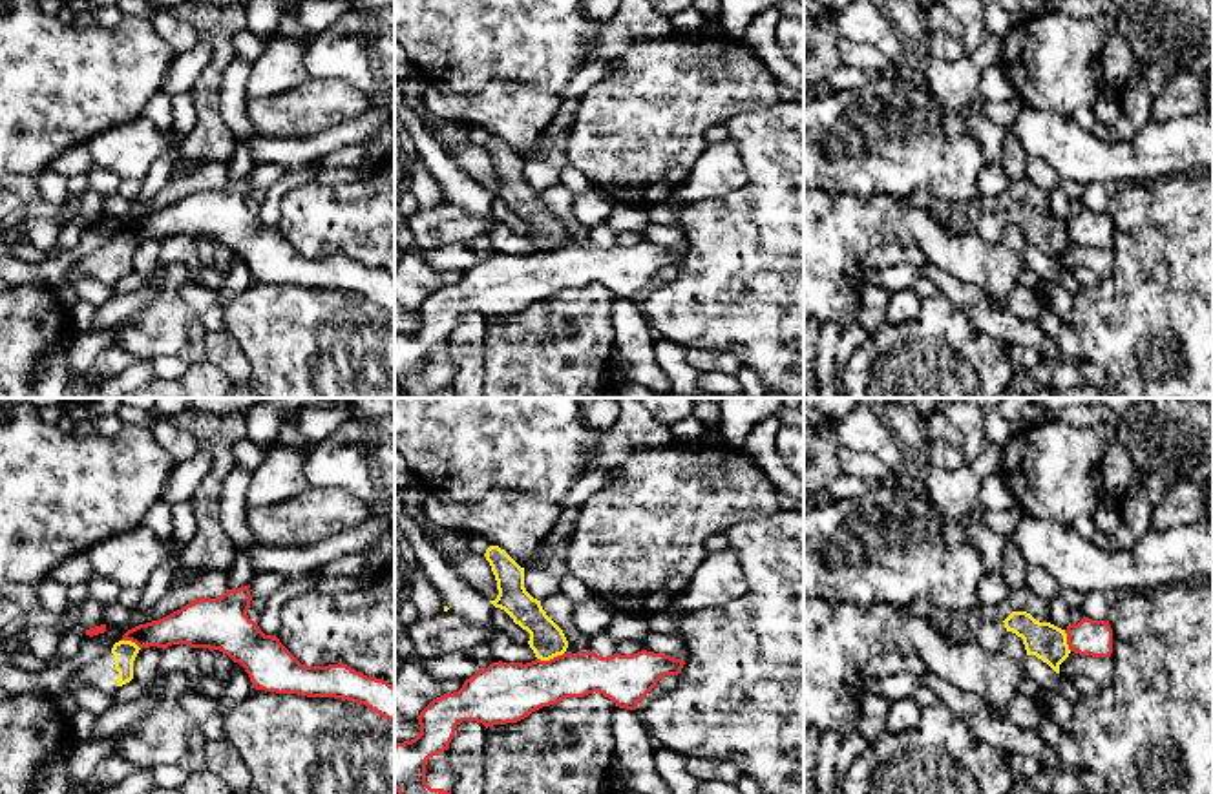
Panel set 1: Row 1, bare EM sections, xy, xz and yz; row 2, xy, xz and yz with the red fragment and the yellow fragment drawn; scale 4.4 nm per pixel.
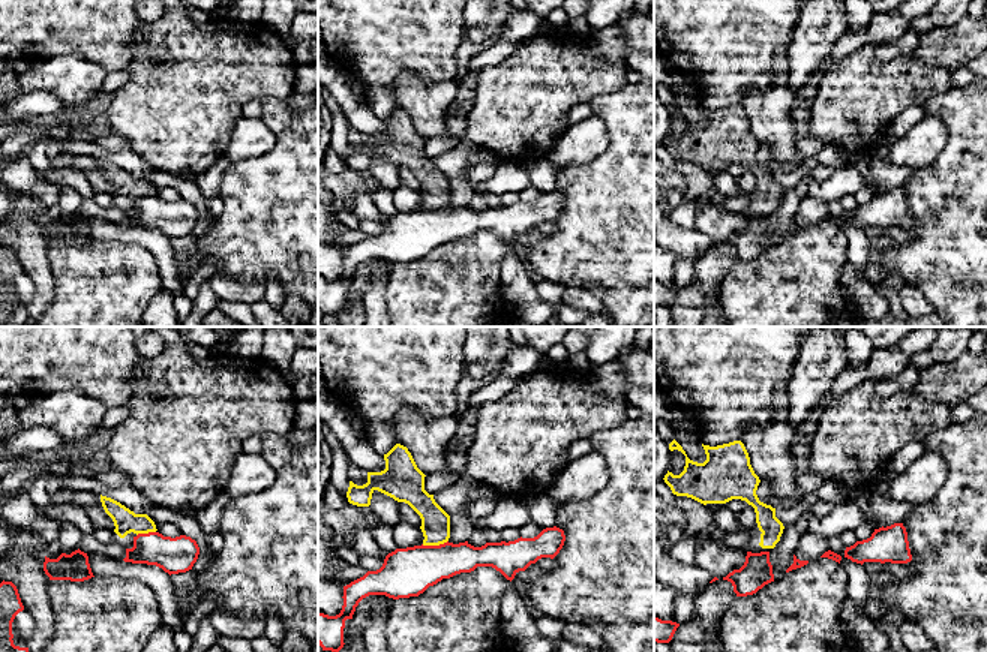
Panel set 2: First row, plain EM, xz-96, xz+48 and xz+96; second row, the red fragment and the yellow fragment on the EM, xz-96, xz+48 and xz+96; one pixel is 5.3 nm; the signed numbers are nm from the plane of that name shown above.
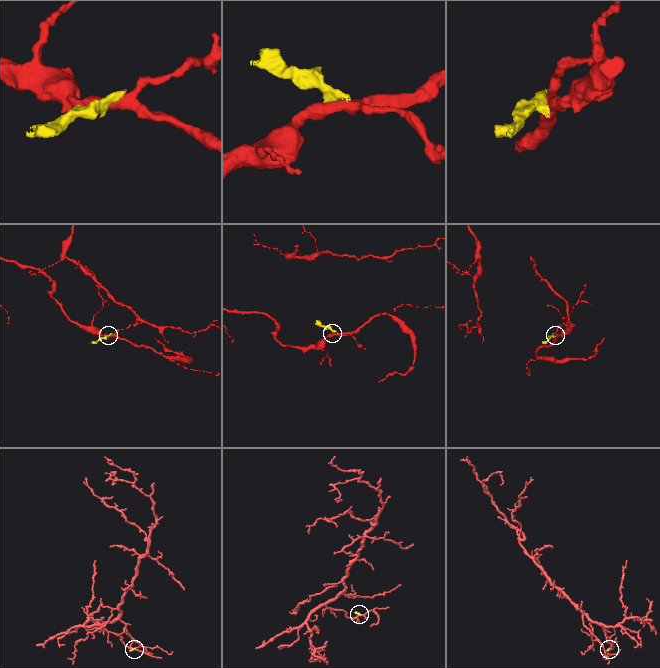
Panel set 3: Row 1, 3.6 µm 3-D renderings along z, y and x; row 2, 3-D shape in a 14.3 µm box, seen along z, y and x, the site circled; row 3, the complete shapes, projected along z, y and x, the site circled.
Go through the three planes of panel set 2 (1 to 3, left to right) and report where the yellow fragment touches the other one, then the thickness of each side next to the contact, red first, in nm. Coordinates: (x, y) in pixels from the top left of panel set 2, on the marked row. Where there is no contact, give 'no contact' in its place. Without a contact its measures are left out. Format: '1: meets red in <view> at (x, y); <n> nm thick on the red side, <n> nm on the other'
1: meets red in xz-96 at (146, 534); 190 nm thick on the red side, 130 nm on the other
2: meets red in xz+48 at (434, 546); 260 nm thick on the red side, 160 nm on the other
3: no contact

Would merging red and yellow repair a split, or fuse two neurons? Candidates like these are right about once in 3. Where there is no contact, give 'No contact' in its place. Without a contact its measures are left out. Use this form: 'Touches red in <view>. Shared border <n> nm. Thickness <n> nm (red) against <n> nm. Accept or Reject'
Touches red in xz. Shared border 120 nm. Thickness 280 nm (red) against 160 nm. Reject

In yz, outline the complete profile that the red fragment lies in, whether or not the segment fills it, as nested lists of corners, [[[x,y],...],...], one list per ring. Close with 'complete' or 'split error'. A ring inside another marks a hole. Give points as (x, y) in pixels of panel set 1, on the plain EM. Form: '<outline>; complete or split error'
[[[1083,208],[1078,215],[1069,215],[1067,221],[1069,241],[1080,246],[1111,248],[1113,221],[1109,212],[1092,212]]]; complete

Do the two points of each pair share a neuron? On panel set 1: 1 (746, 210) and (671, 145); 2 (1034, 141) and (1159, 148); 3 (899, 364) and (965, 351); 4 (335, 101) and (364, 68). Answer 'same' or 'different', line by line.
1: different
2: same
3: same
4: different

